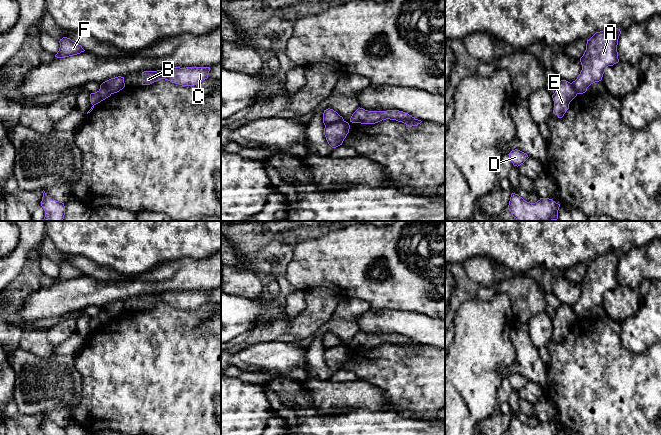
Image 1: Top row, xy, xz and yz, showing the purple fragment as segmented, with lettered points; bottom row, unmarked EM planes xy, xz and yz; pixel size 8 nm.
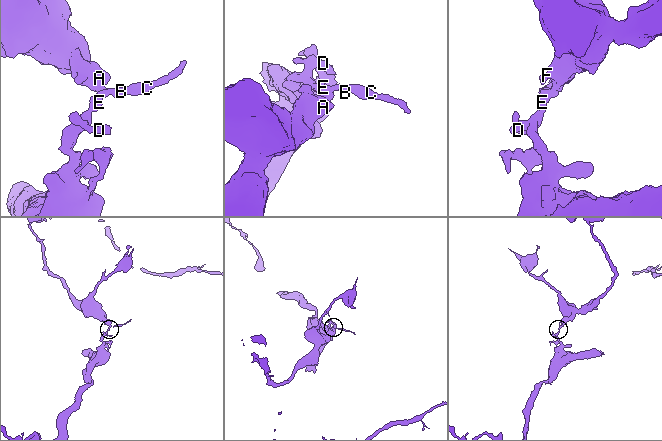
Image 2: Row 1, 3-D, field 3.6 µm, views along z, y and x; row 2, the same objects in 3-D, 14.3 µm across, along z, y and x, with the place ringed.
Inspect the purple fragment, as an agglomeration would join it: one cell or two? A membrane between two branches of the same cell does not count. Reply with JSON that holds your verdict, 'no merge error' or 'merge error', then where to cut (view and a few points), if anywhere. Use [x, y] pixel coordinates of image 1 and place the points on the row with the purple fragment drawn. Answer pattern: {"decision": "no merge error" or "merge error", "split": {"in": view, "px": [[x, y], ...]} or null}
{"decision": "merge error", "split": {"in": "xz", "px": [[343, 120], [325, 125]]}}

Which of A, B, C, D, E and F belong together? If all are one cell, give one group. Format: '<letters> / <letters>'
A F / B C D E

